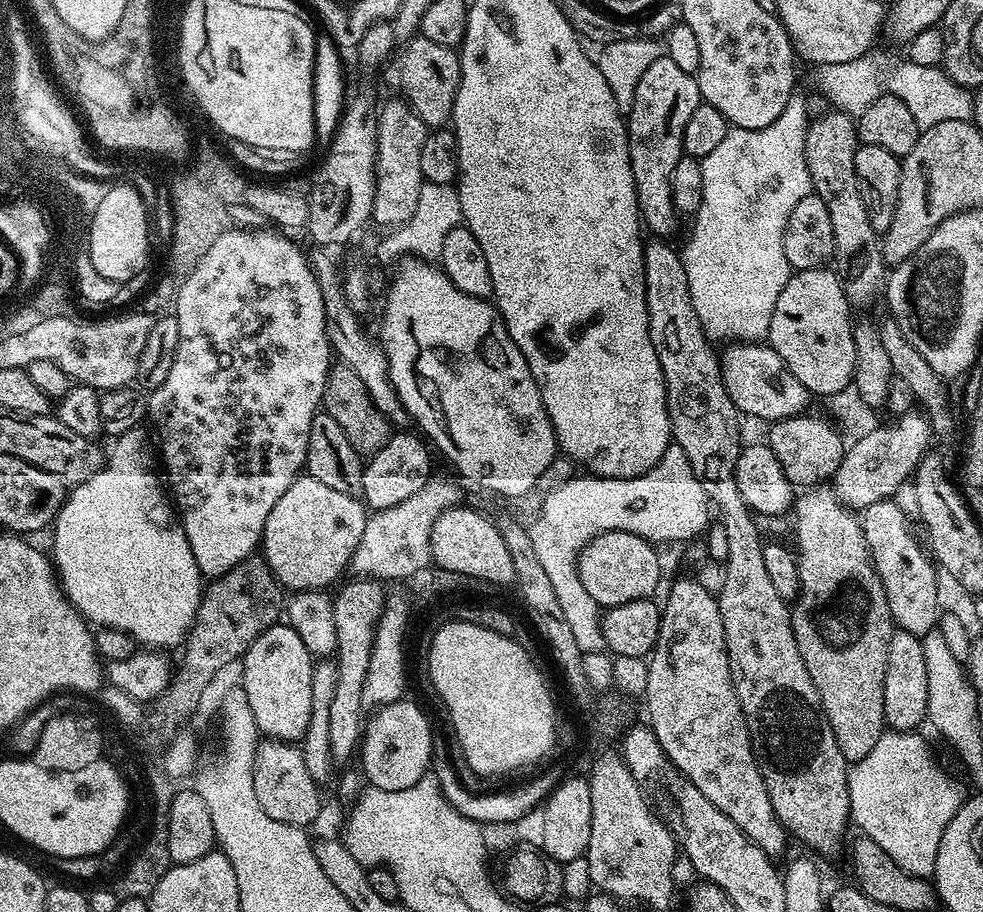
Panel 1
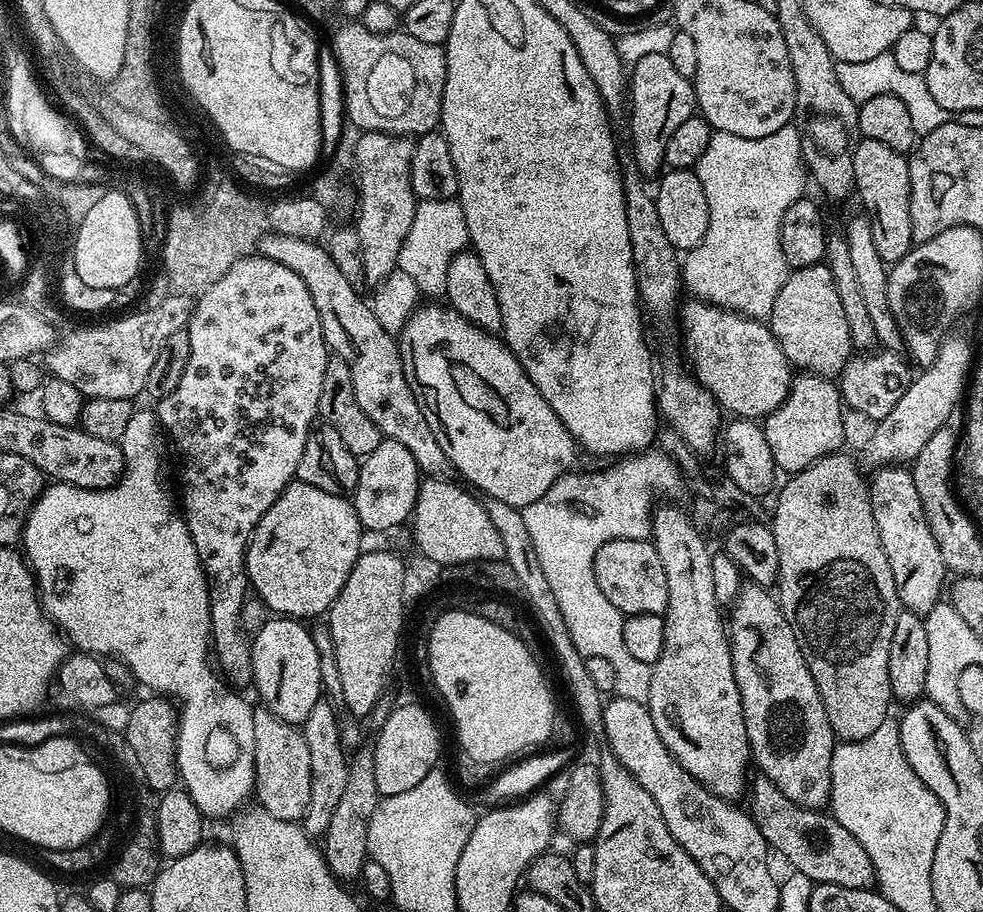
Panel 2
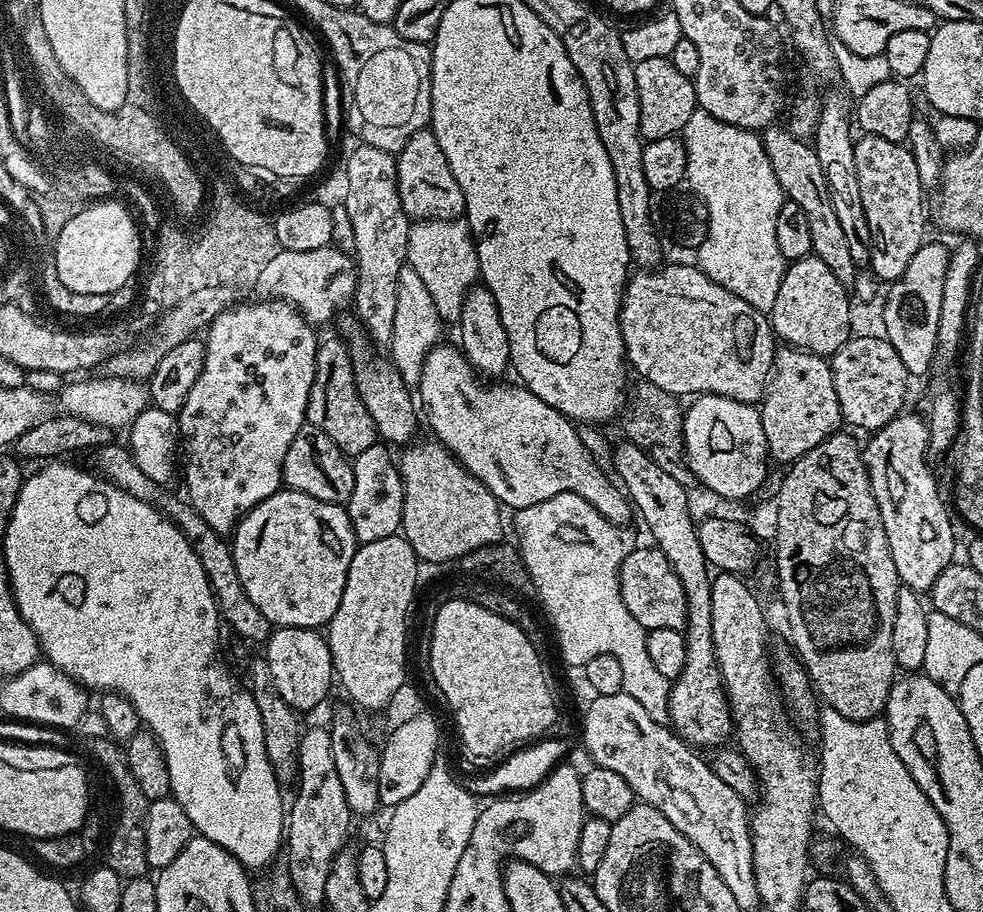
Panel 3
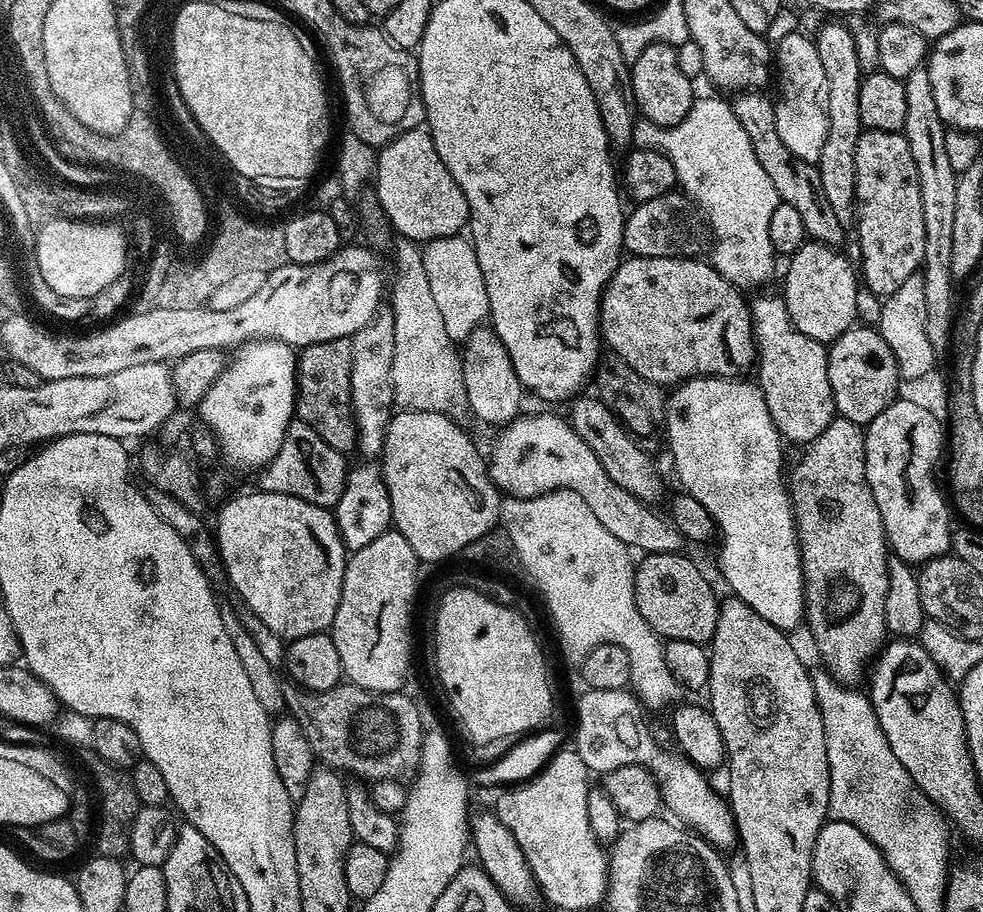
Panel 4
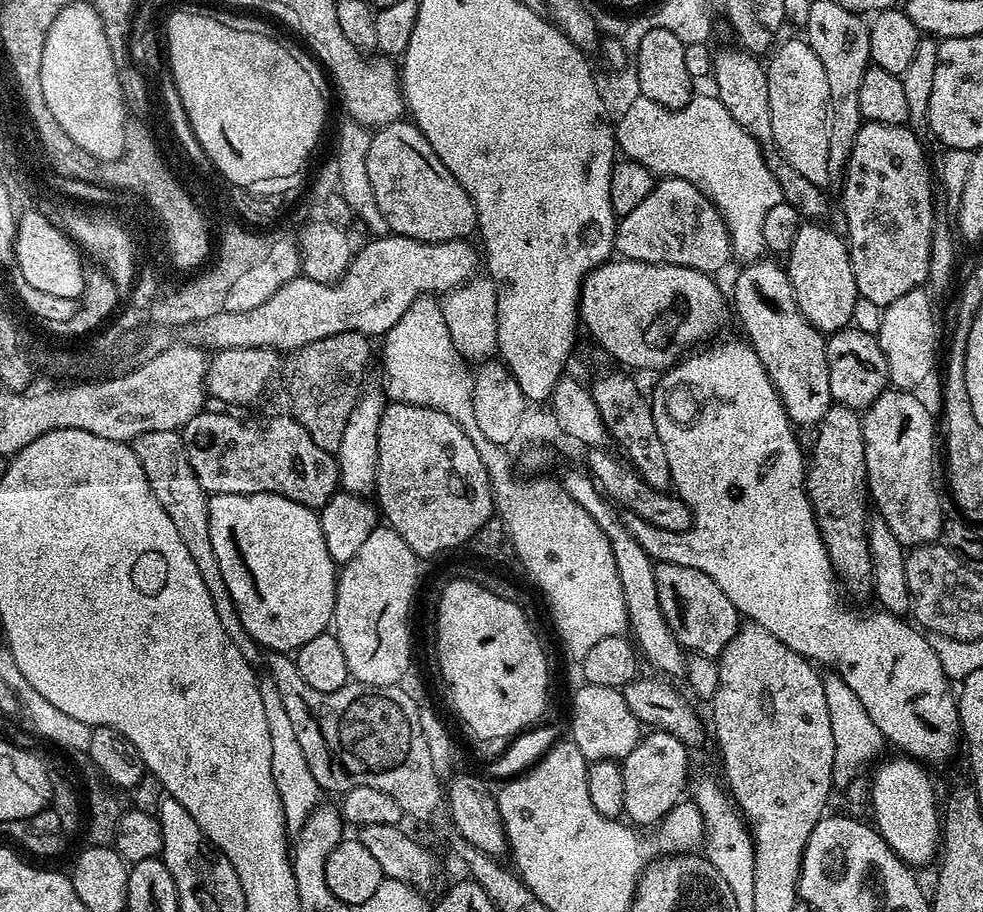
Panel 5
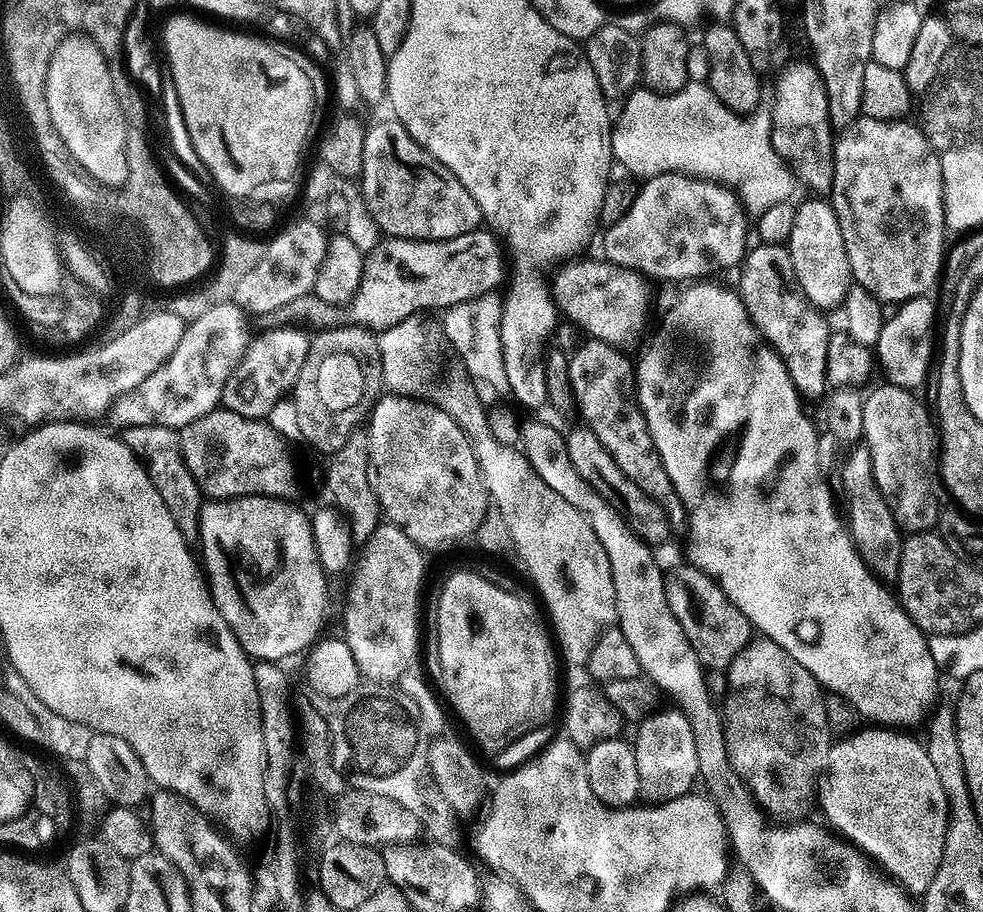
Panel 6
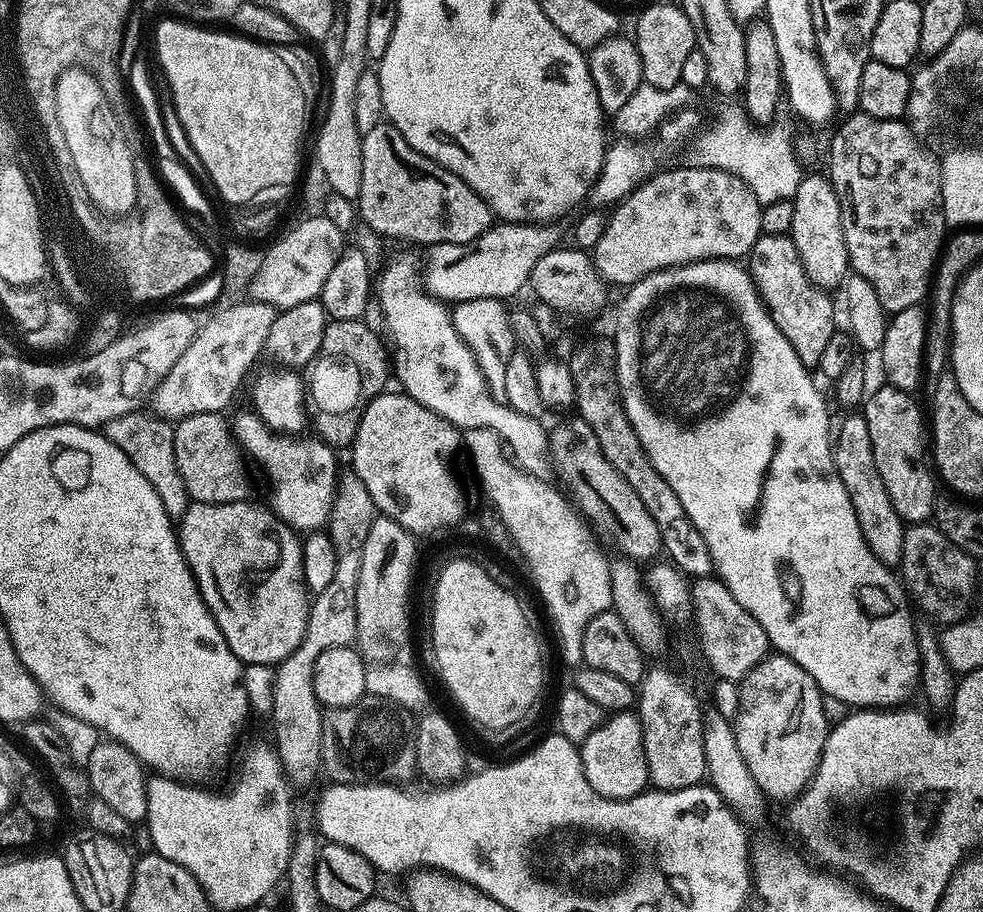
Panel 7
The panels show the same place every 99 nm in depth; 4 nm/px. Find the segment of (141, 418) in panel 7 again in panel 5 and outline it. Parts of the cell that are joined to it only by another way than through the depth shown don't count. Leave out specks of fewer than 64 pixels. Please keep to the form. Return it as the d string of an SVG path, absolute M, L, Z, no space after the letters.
M150 430L146 434L137 436L131 441L130 446L146 474L146 482L150 482L150 490L154 498L158 498L166 514L170 514L170 522L174 522L182 542L186 542L186 550L190 550L190 558L194 558L194 566L198 566L198 574L202 574L202 582L206 582L206 590L210 590L210 598L214 602L218 622L222 622L222 630L226 630L230 642L238 646L242 658L246 658L248 664L259 665L259 660L260 663L262 660L262 649L248 633L246 626L242 626L242 618L234 606L234 598L230 598L230 590L226 590L226 578L222 578L222 570L218 566L214 546L210 542L209 493L204 491L202 482L198 482L190 466L183 435L179 431Z

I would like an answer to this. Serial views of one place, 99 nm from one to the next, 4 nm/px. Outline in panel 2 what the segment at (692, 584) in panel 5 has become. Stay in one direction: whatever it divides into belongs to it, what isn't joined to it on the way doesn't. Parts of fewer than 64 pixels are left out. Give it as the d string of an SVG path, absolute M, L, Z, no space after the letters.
M651 539L615 540L603 544L594 560L594 578L602 594L606 594L606 602L618 606L625 617L638 614L663 616L668 611L670 586L666 570L662 570L662 558L658 558L658 550Z

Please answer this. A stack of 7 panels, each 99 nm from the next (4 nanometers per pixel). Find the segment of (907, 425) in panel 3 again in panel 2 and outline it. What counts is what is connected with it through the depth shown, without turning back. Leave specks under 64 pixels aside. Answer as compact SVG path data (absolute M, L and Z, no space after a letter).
M896 466L881 472L884 473L870 484L878 538L882 538L882 550L886 550L890 574L894 574L894 586L898 590L901 609L925 617L930 610L934 610L936 604L941 603L940 591L946 588L942 553L931 532L911 471L907 467Z

